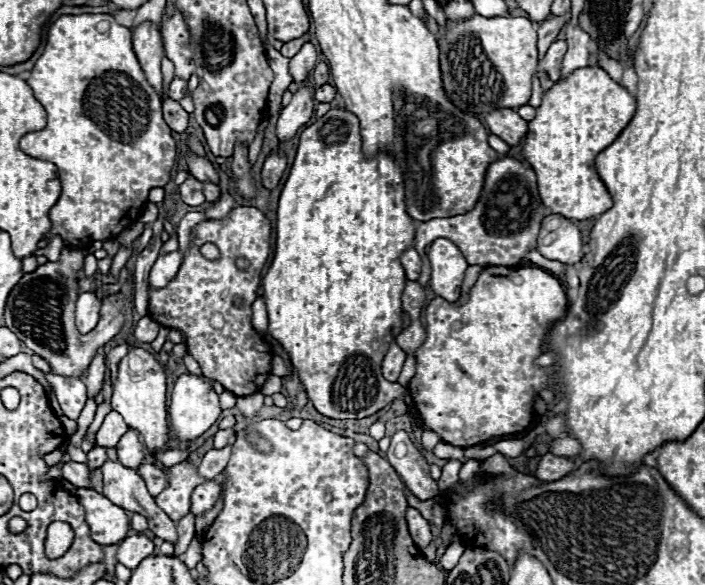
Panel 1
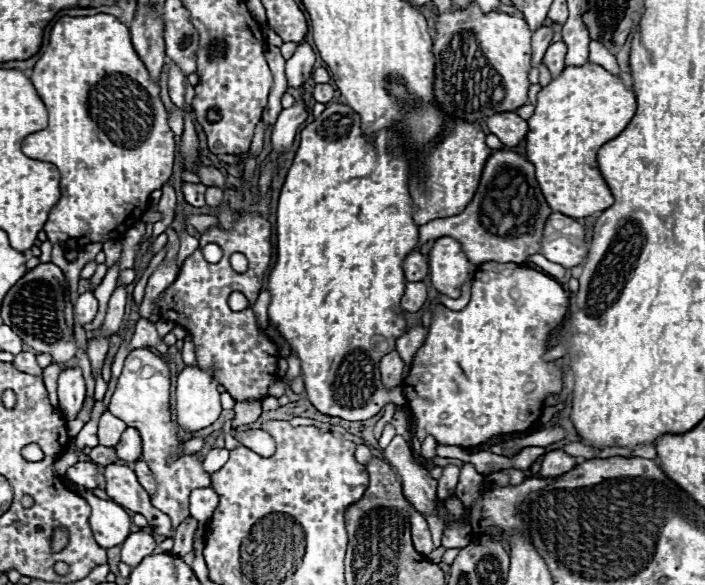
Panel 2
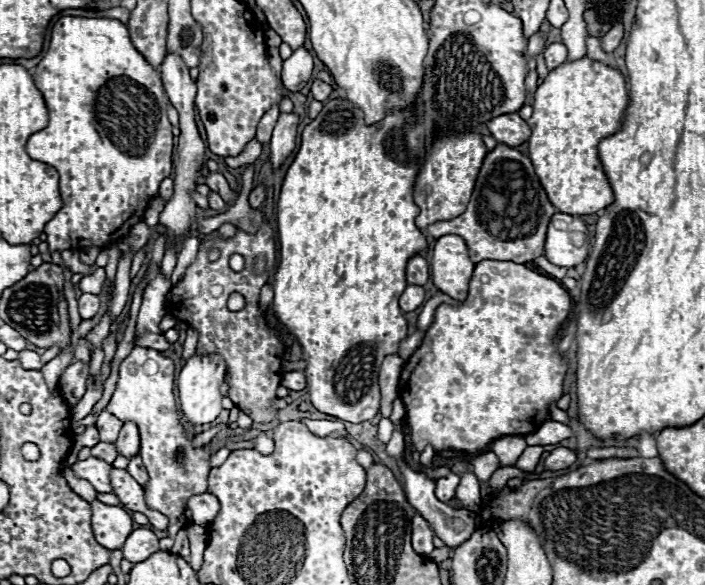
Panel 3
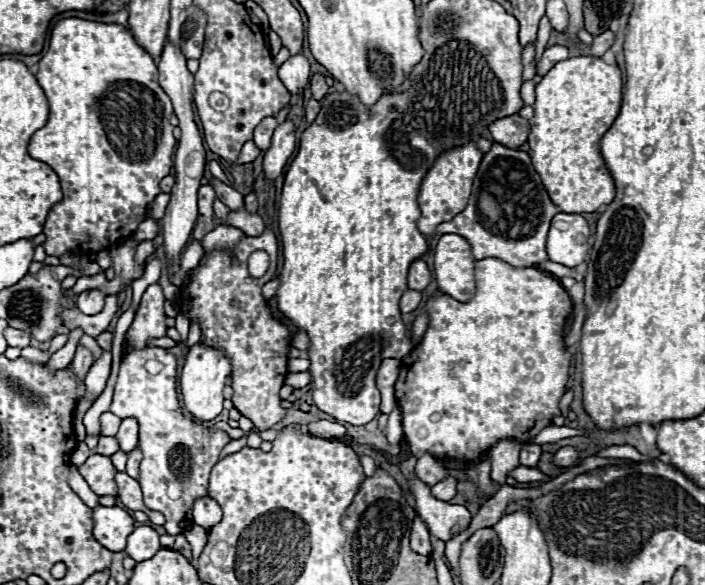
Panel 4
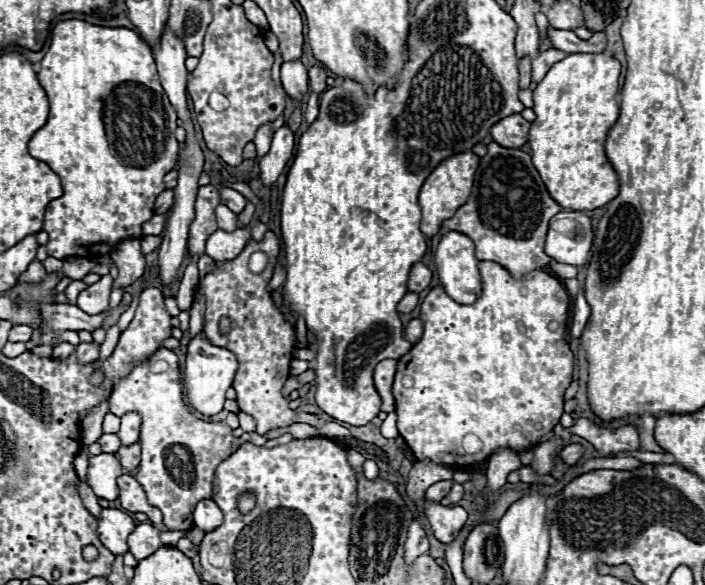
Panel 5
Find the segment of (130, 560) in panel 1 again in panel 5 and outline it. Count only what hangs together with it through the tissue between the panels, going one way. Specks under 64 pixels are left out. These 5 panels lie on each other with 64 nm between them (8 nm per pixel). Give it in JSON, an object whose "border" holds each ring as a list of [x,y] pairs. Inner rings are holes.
{"border":[[[142,522],[128,536],[128,546],[130,546],[130,552],[136,556],[136,560],[144,560],[162,546],[160,532],[152,524]]]}

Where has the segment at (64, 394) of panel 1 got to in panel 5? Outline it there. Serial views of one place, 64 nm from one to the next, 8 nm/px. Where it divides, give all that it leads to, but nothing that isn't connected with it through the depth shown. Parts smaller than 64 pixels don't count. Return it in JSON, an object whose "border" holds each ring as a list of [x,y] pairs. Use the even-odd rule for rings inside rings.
{"border":[[[80,342],[76,346],[76,356],[78,356],[78,362],[82,364],[96,360],[98,354],[100,354],[100,346],[96,342]]]}

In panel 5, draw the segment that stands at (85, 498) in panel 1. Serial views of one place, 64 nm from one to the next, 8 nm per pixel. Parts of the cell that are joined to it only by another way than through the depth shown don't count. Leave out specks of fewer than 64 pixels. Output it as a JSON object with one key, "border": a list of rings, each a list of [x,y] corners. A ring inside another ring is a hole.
{"border":[[[104,508],[102,518],[98,522],[98,536],[100,542],[112,552],[112,554],[126,554],[128,552],[128,536],[136,528],[134,520],[116,508]]]}

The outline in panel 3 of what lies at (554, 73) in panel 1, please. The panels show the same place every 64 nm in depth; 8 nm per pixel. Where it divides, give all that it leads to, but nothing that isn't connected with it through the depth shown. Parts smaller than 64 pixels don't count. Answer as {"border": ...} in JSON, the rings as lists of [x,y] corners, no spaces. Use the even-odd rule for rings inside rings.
{"border":[[[556,42],[556,44],[550,44],[546,50],[544,50],[544,62],[546,62],[546,68],[548,70],[554,70],[556,66],[560,66],[568,56],[568,50],[562,42]]]}

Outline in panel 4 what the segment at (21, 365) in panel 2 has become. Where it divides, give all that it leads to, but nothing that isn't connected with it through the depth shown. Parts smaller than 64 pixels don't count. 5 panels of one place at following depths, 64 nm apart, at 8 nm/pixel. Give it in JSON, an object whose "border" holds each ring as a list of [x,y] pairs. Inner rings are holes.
{"border":[[[26,346],[22,350],[22,356],[28,360],[28,362],[34,362],[34,364],[44,364],[48,362],[50,354],[46,350],[38,350],[38,348],[32,348],[32,346]]]}

